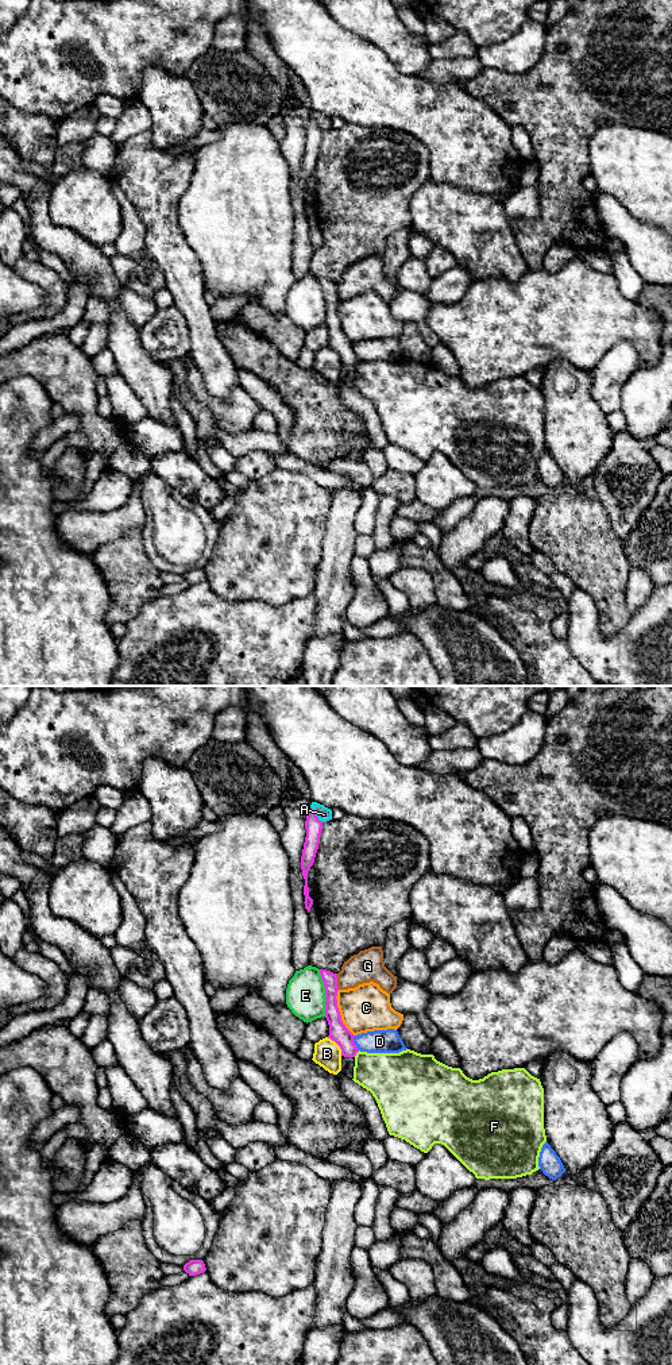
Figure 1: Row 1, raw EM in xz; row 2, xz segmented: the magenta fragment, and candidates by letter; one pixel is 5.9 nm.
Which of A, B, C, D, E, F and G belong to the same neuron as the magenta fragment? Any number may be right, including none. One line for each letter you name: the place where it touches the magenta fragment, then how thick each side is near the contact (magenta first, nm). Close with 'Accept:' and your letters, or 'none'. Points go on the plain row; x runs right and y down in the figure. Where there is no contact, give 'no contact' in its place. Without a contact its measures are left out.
Accept: none

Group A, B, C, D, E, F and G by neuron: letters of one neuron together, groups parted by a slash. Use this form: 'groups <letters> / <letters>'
groups A / B / C / D / E / F / G

